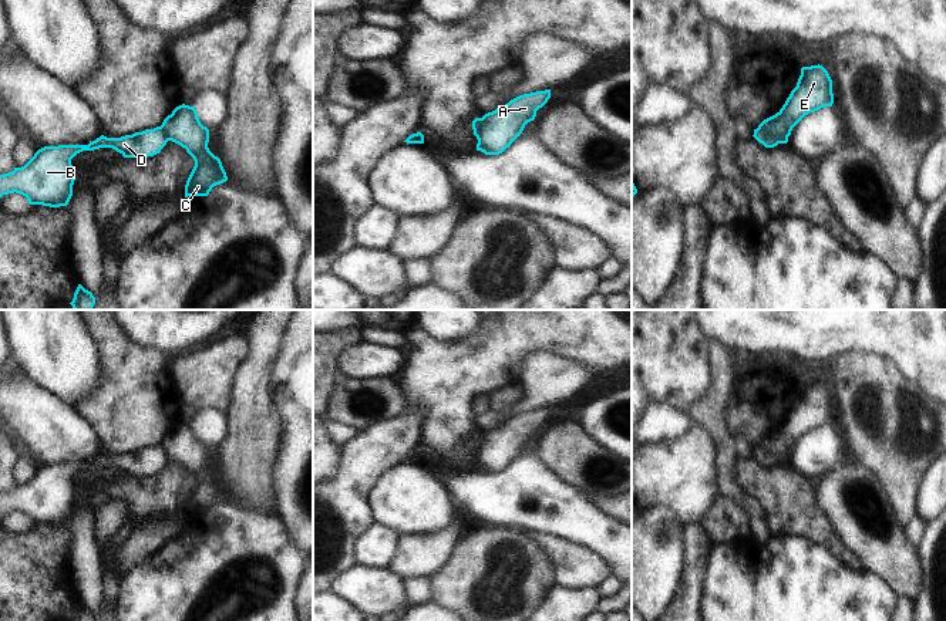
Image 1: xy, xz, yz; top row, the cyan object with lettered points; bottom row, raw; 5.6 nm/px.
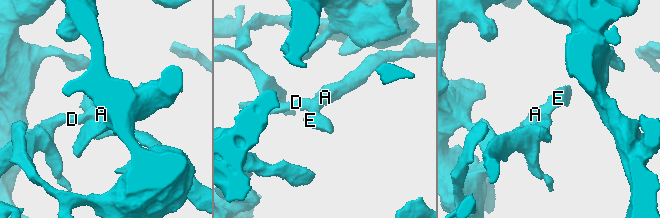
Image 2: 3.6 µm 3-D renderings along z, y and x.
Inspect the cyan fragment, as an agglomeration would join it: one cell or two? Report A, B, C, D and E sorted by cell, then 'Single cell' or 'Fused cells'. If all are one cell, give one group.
Groups: A C E / B D. Fused cells.

